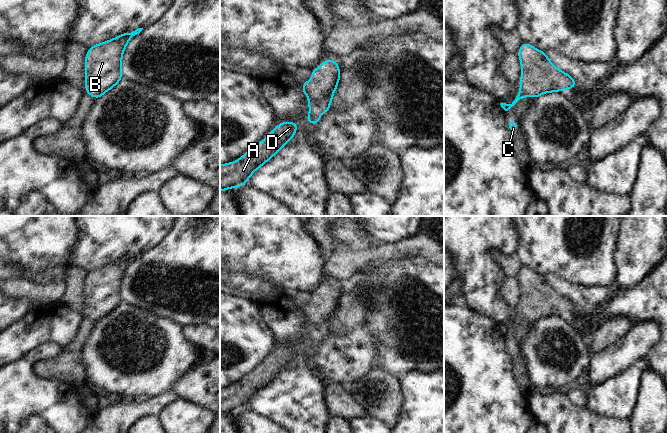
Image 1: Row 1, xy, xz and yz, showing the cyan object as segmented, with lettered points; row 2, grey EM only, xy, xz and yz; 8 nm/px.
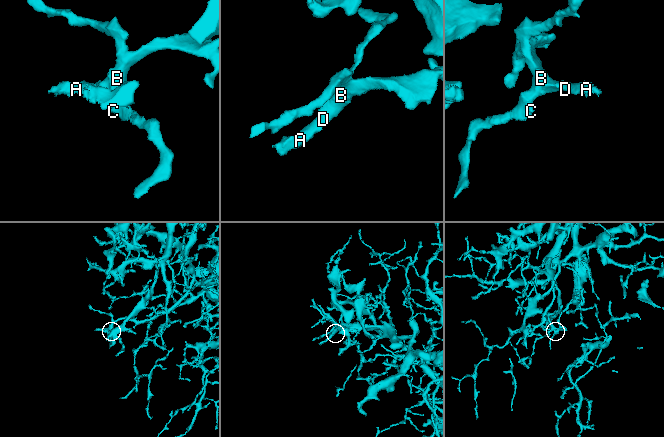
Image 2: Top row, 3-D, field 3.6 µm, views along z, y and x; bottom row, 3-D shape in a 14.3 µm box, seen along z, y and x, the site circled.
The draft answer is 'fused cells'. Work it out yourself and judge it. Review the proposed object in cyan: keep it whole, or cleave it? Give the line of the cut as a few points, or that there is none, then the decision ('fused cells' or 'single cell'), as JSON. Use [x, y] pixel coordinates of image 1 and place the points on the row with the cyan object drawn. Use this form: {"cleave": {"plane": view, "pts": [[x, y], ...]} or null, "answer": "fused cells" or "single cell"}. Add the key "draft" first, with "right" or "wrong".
{"draft": "wrong", "cleave": null, "answer": "single cell"}

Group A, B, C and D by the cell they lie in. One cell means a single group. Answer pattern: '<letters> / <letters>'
A B C D

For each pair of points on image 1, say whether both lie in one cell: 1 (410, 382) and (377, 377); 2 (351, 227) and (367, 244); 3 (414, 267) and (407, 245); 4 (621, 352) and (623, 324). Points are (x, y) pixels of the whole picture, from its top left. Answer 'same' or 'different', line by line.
1: different
2: same
3: different
4: different

